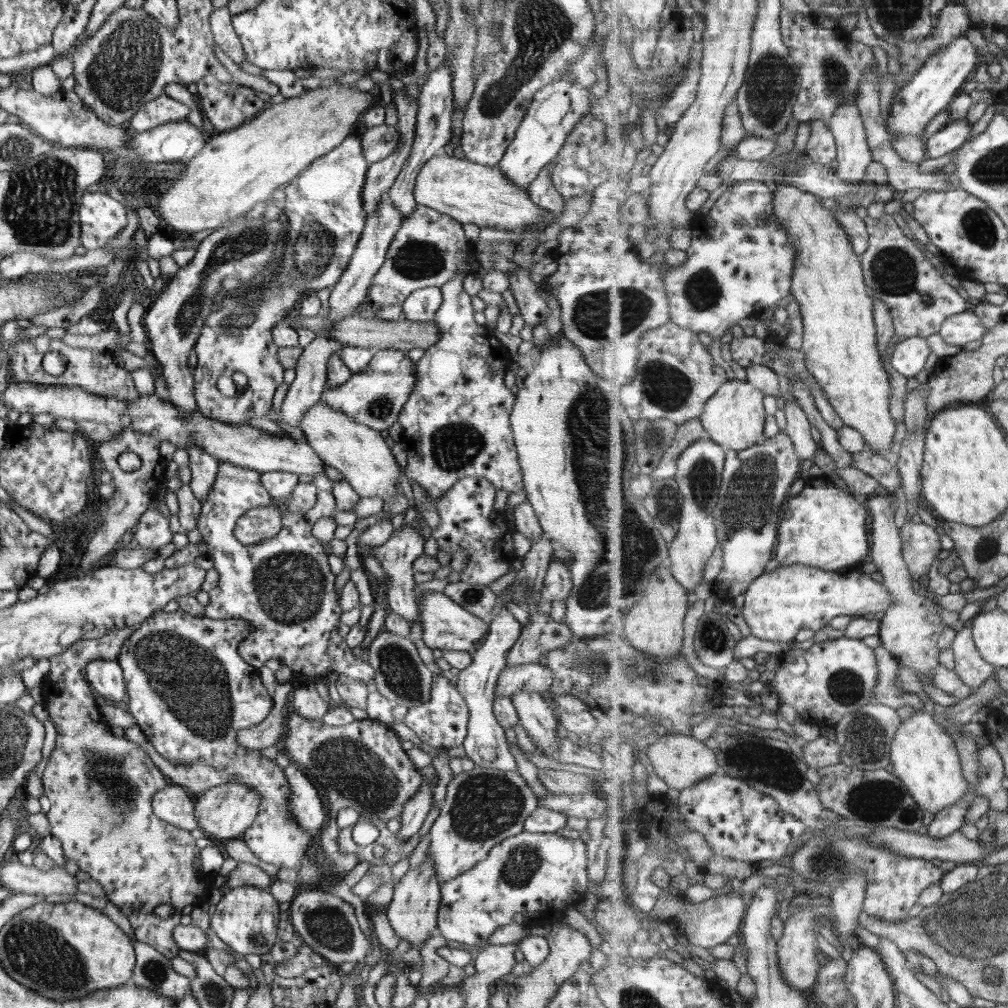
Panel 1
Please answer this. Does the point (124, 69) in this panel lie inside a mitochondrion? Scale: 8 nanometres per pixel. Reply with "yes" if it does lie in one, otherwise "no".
yes

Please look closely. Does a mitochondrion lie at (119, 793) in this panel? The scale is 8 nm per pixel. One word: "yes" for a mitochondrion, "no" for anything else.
yes

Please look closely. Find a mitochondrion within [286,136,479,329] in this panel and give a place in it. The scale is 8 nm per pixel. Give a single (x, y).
(417, 259)

